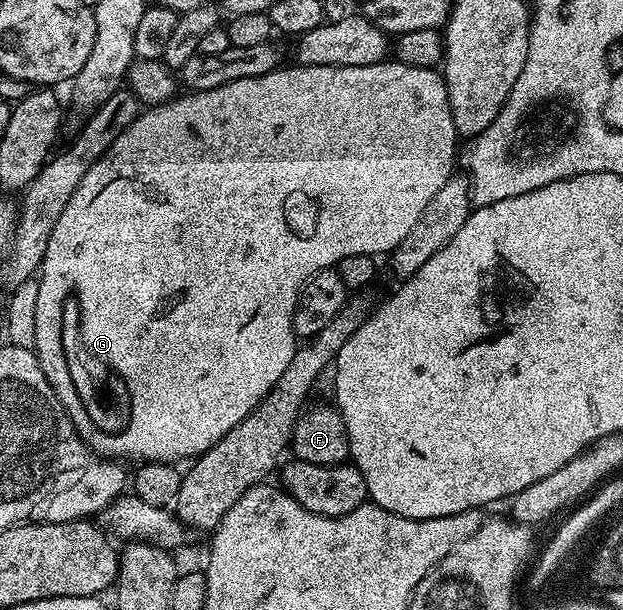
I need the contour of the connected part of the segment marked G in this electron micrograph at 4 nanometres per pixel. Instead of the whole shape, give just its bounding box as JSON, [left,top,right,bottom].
[33,59,459,463]

